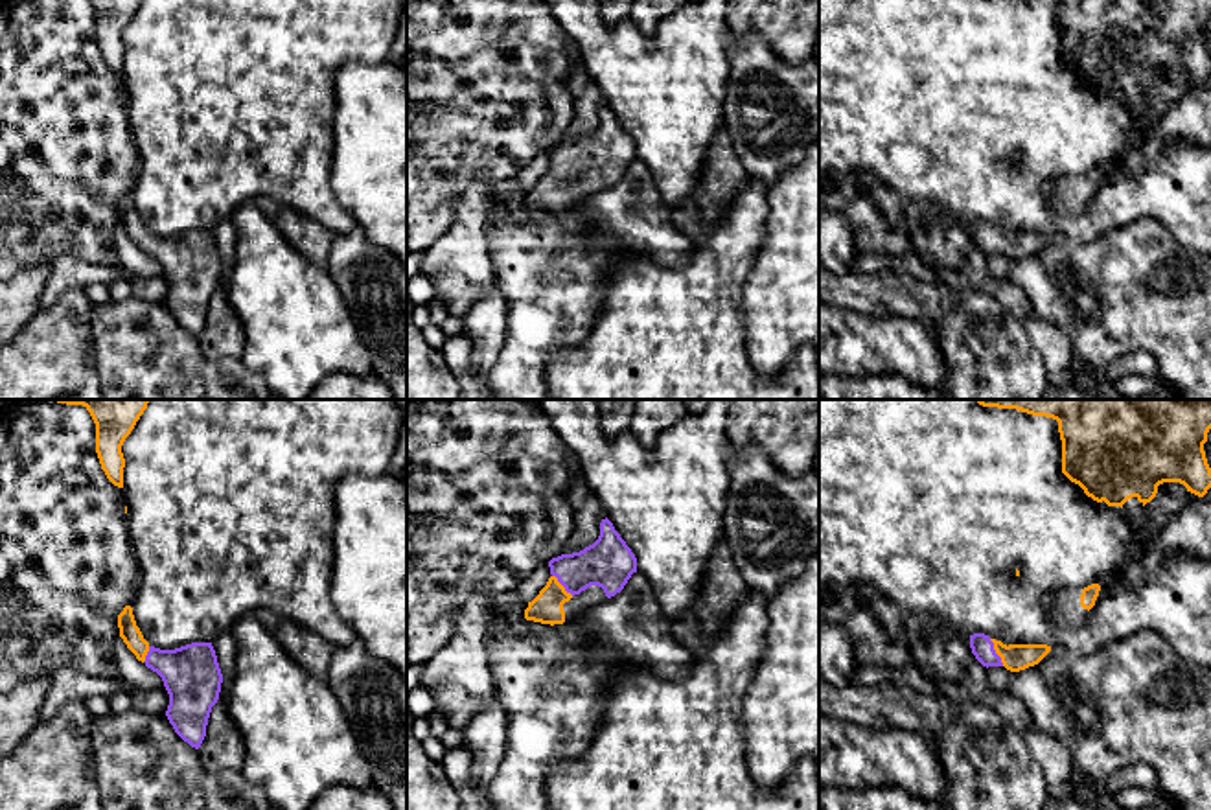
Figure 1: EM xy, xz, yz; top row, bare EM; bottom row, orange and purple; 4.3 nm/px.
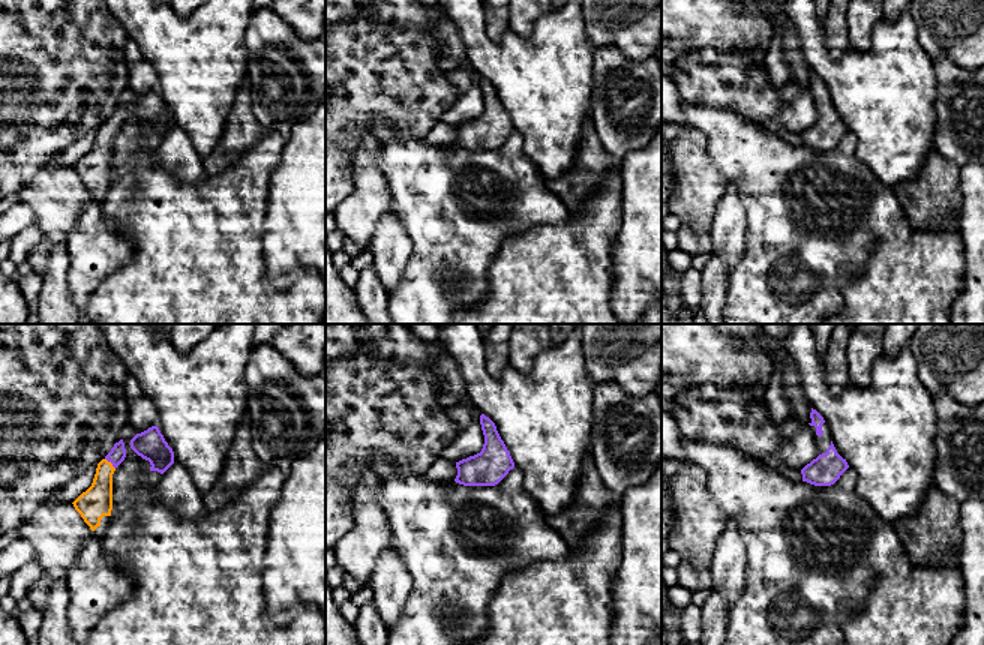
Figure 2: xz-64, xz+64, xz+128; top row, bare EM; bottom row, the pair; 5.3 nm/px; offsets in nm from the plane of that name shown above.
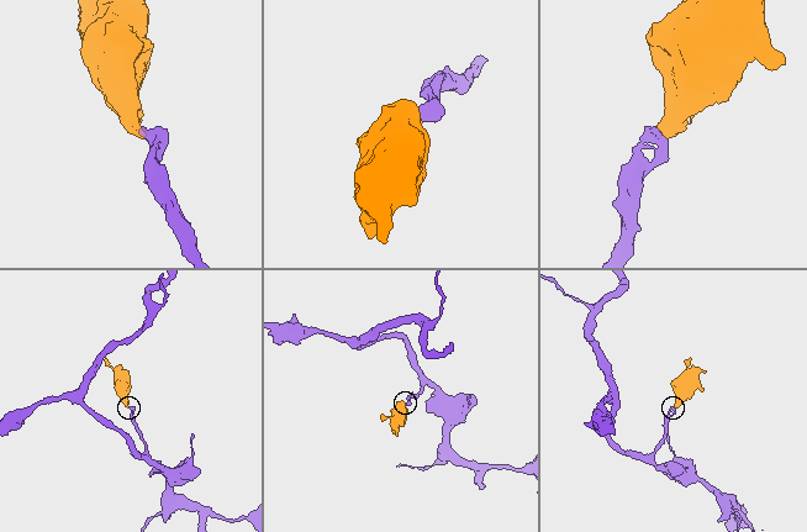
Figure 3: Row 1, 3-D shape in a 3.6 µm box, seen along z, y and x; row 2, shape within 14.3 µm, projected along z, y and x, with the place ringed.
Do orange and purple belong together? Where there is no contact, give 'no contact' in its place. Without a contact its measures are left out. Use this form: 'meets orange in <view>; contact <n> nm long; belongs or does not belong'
meets orange in yz; contact 140 nm long; belongs

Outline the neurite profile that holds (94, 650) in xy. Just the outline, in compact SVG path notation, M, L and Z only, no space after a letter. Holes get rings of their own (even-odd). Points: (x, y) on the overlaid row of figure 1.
M28 399L0 414L0 690L57 668L118 677L112 642L118 615L131 606L140 567L129 538L125 492L101 469L96 423L83 405Z

